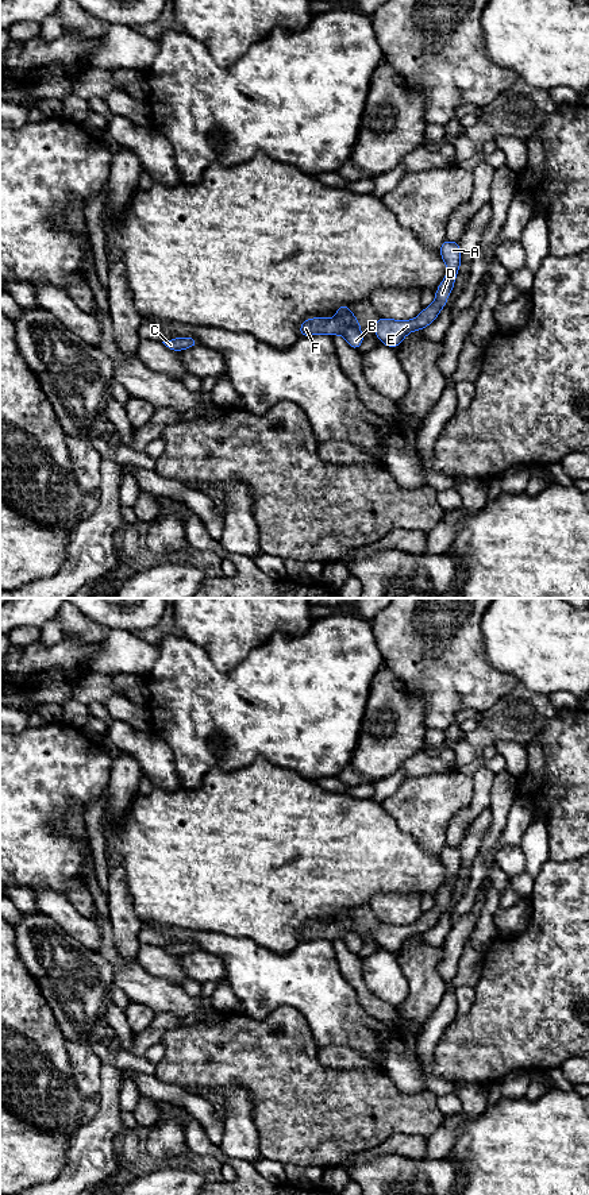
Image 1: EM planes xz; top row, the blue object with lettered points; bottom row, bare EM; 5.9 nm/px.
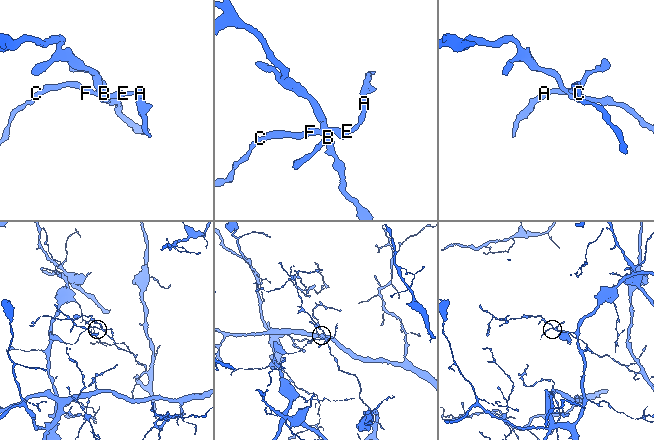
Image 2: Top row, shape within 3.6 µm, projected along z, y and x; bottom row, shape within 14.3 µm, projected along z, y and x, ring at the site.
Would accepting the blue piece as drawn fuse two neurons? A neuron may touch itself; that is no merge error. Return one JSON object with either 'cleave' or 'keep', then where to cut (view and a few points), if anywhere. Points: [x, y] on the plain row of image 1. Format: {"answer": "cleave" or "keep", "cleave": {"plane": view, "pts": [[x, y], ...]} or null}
{"answer": "cleave", "cleave": {"plane": "xz", "pts": [[335, 921], [358, 935]]}}

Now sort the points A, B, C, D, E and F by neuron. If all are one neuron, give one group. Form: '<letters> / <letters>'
A C D E F / B

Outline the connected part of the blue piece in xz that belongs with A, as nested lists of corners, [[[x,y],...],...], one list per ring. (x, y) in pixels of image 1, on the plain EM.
[[[444,844],[439,856],[446,868],[447,876],[446,883],[438,891],[435,906],[412,925],[392,925],[381,922],[378,926],[376,926],[373,929],[373,934],[382,949],[392,953],[397,952],[409,937],[423,934],[430,930],[444,913],[446,906],[454,893],[462,863],[458,847]]]

